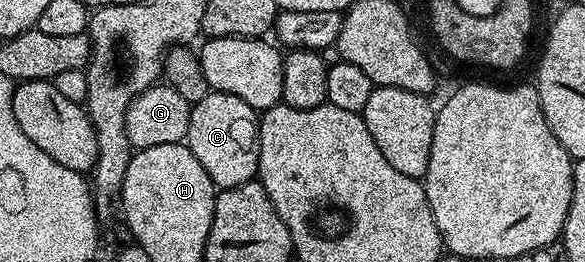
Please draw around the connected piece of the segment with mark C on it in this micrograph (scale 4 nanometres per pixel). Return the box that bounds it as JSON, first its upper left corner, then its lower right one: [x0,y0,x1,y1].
[184,90,259,189]

